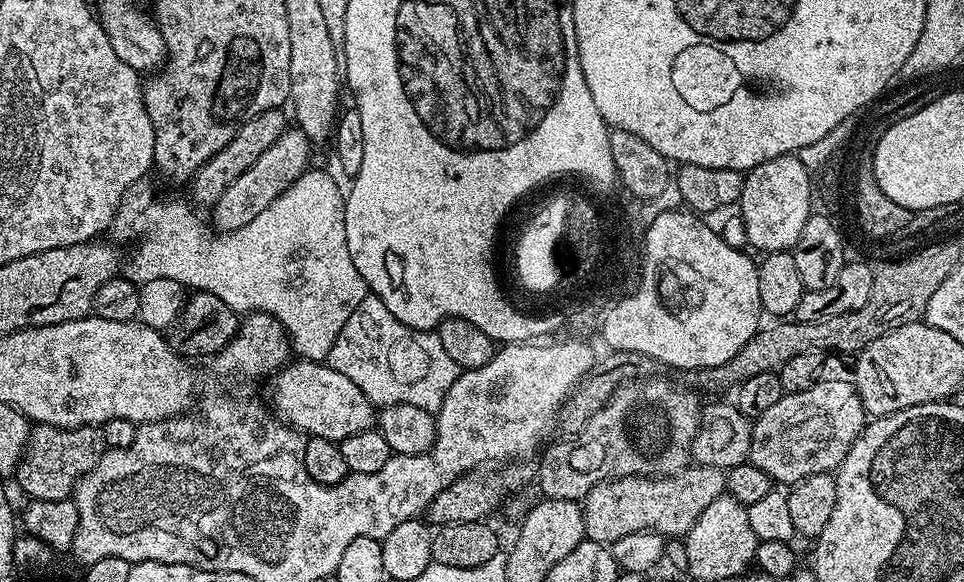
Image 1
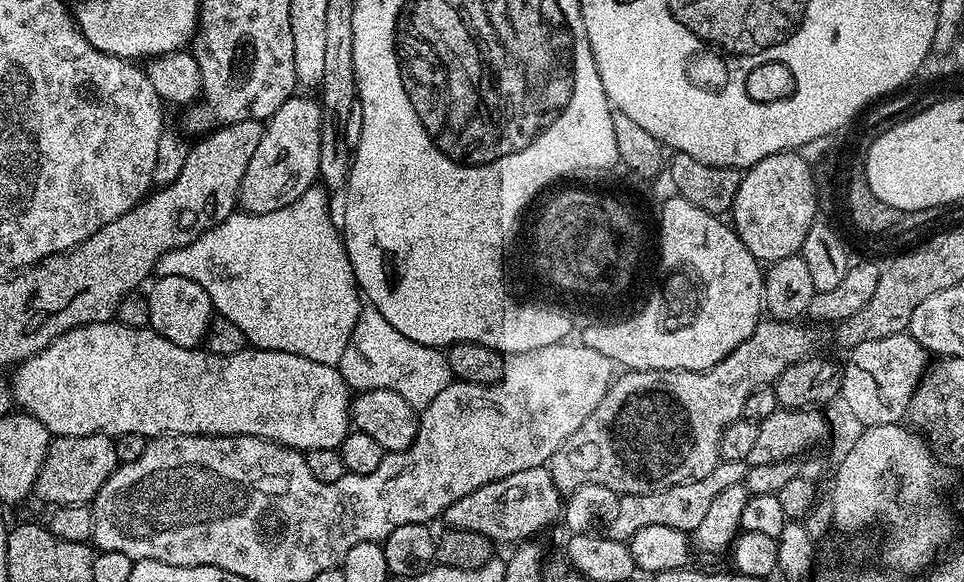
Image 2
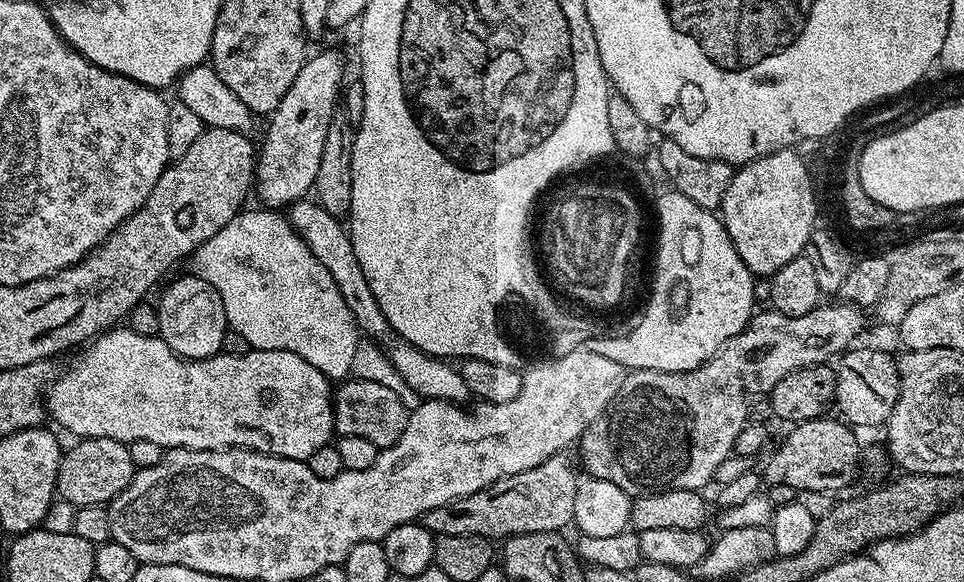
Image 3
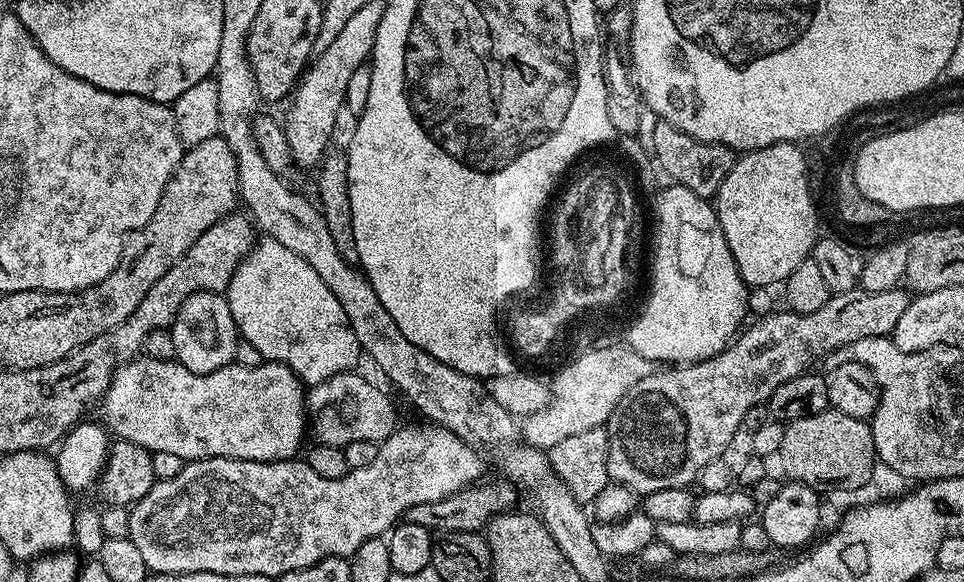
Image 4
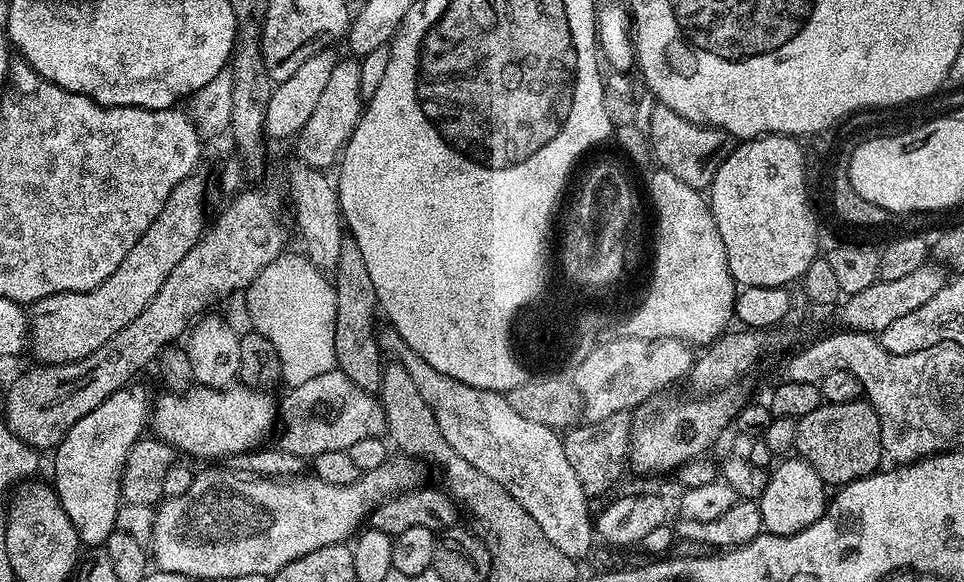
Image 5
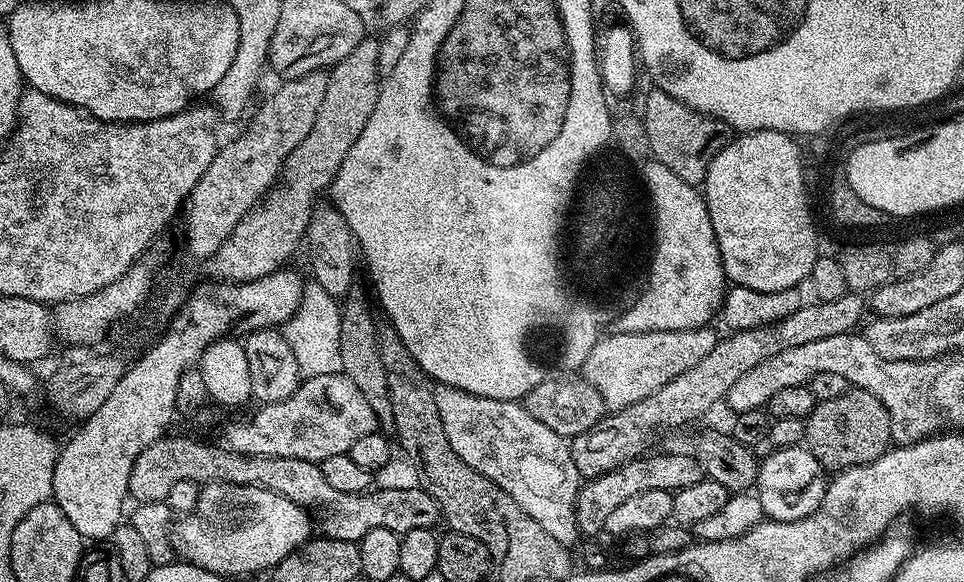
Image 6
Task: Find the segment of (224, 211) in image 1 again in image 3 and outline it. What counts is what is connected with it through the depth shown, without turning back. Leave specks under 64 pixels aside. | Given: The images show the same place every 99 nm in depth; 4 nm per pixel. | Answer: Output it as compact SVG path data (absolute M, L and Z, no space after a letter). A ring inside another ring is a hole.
M338 53L311 55L305 59L302 70L298 70L294 86L286 90L286 98L267 117L268 133L264 136L264 145L259 145L254 173L254 196L264 203L261 205L265 209L287 209L313 191L322 145L326 142L326 126L330 126L330 118L338 111L343 80L344 60Z

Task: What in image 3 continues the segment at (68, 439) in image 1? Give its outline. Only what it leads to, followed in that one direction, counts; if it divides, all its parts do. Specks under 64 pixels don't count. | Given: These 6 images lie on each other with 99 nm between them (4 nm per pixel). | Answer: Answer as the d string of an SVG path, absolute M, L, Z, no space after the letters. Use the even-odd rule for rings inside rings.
M84 438L72 449L65 451L60 458L56 496L76 508L91 504L107 505L132 481L138 469L130 458L128 445L114 438Z

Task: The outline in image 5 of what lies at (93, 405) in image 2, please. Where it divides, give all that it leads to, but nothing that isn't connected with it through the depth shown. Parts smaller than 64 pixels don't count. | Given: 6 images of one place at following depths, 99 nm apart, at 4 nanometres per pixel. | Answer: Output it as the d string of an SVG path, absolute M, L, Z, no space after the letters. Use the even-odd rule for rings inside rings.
M193 386L183 394L165 391L150 408L150 428L154 431L155 439L163 440L177 453L185 452L188 456L201 456L204 462L216 462L219 456L231 458L239 452L251 452L259 449L264 440L272 432L272 427L278 424L278 404L272 401L267 391L243 386L225 388L207 388Z

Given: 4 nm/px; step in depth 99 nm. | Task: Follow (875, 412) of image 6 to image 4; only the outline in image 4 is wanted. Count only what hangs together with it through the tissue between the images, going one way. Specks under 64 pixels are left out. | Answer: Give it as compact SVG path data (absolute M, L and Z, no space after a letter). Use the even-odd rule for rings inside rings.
M828 407L824 412L810 414L810 418L789 420L784 424L782 446L778 453L778 461L784 467L789 481L805 484L817 490L824 488L864 488L872 480L872 471L878 468L876 447L872 425L868 420L850 418L850 414L842 414L834 407Z

